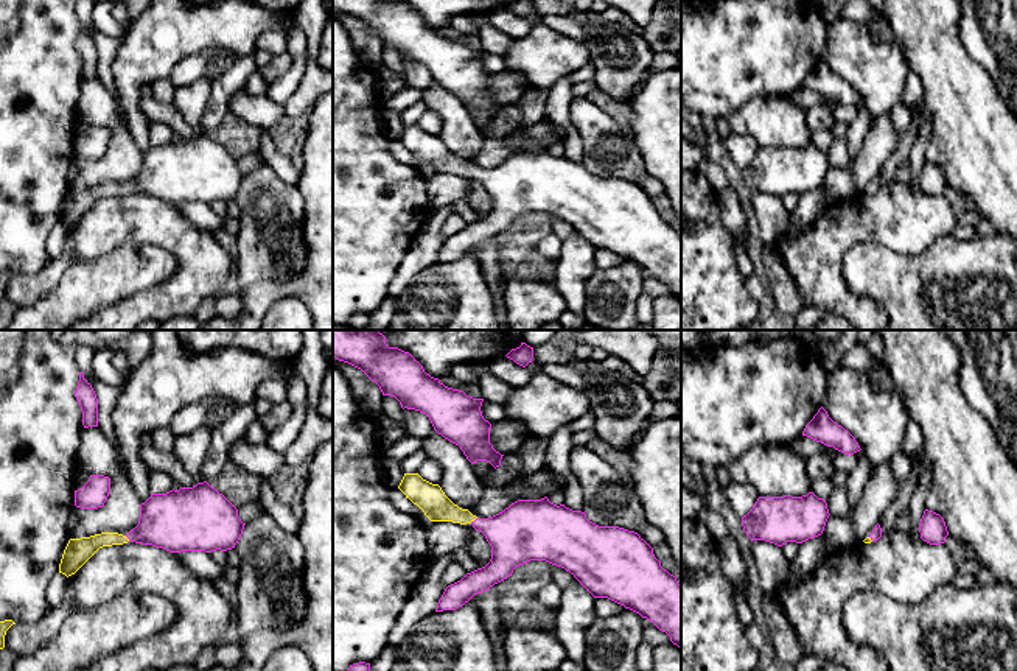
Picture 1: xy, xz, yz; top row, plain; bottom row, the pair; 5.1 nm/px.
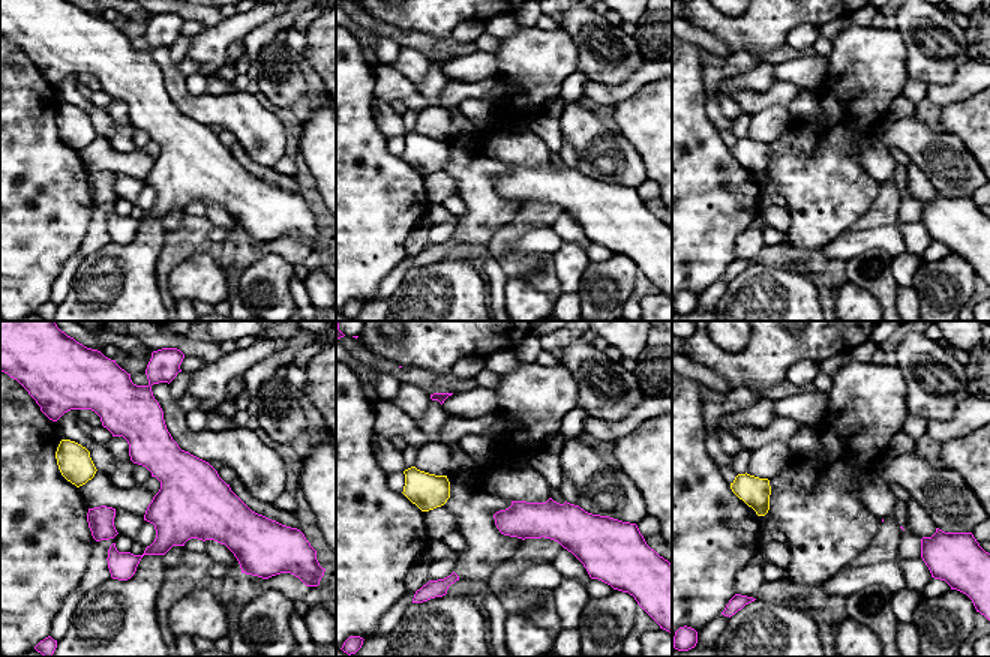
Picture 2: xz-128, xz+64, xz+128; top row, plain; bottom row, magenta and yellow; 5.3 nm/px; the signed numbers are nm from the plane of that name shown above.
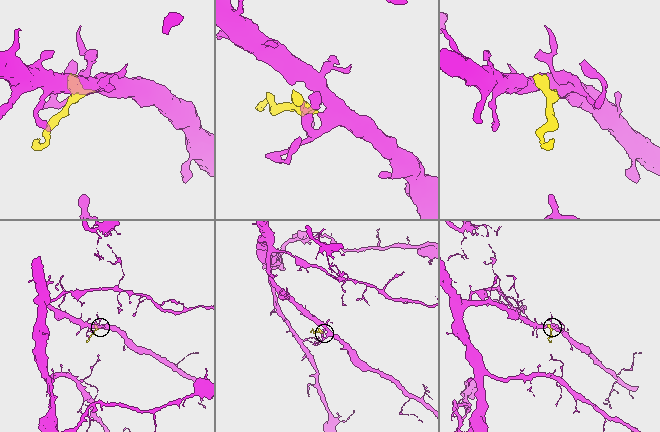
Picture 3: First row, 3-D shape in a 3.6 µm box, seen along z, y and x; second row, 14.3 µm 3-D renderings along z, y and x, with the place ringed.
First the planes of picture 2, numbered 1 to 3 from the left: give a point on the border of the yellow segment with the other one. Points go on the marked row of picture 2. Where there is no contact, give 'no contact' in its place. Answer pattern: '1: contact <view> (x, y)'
1: no contact
2: no contact
3: no contact

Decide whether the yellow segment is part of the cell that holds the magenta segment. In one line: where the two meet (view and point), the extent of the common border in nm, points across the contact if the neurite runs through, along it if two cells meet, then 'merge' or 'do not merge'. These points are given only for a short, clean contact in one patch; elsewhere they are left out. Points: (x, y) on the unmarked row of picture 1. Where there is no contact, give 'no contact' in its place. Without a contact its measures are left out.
meets magenta in xz at (475, 172); contact 50 nm long; runs through xz (521, 184), (501, 182), (475, 172), (445, 162), (431, 151); merge

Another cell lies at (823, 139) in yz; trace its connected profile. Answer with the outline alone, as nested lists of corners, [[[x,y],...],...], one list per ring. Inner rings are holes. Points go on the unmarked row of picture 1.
[[[830,129],[815,131],[812,132],[812,143],[823,151],[827,151],[834,143],[834,134]]]

